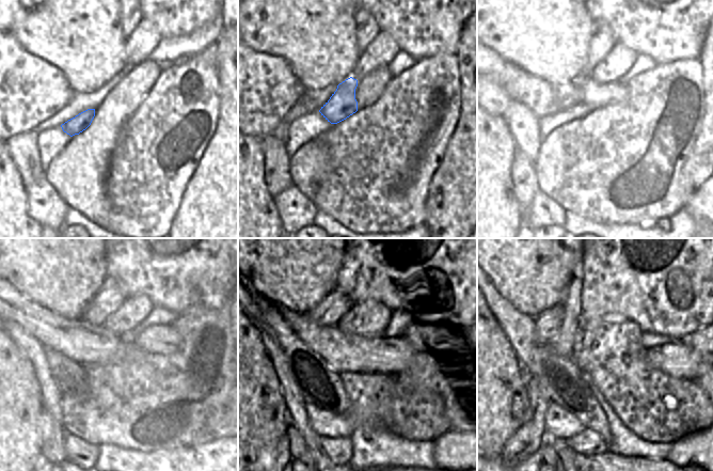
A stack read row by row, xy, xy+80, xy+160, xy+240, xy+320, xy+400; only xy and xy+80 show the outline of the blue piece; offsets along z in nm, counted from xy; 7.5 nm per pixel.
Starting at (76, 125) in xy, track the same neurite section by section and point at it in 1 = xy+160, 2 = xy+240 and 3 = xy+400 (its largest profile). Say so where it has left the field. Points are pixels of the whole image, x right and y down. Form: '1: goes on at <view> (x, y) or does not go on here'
1: goes on at xy+160 (595, 95)
2: goes on at xy+240 (161, 339)
3: goes on at xy+400 (694, 340)

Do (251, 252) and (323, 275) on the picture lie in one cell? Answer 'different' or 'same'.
same

